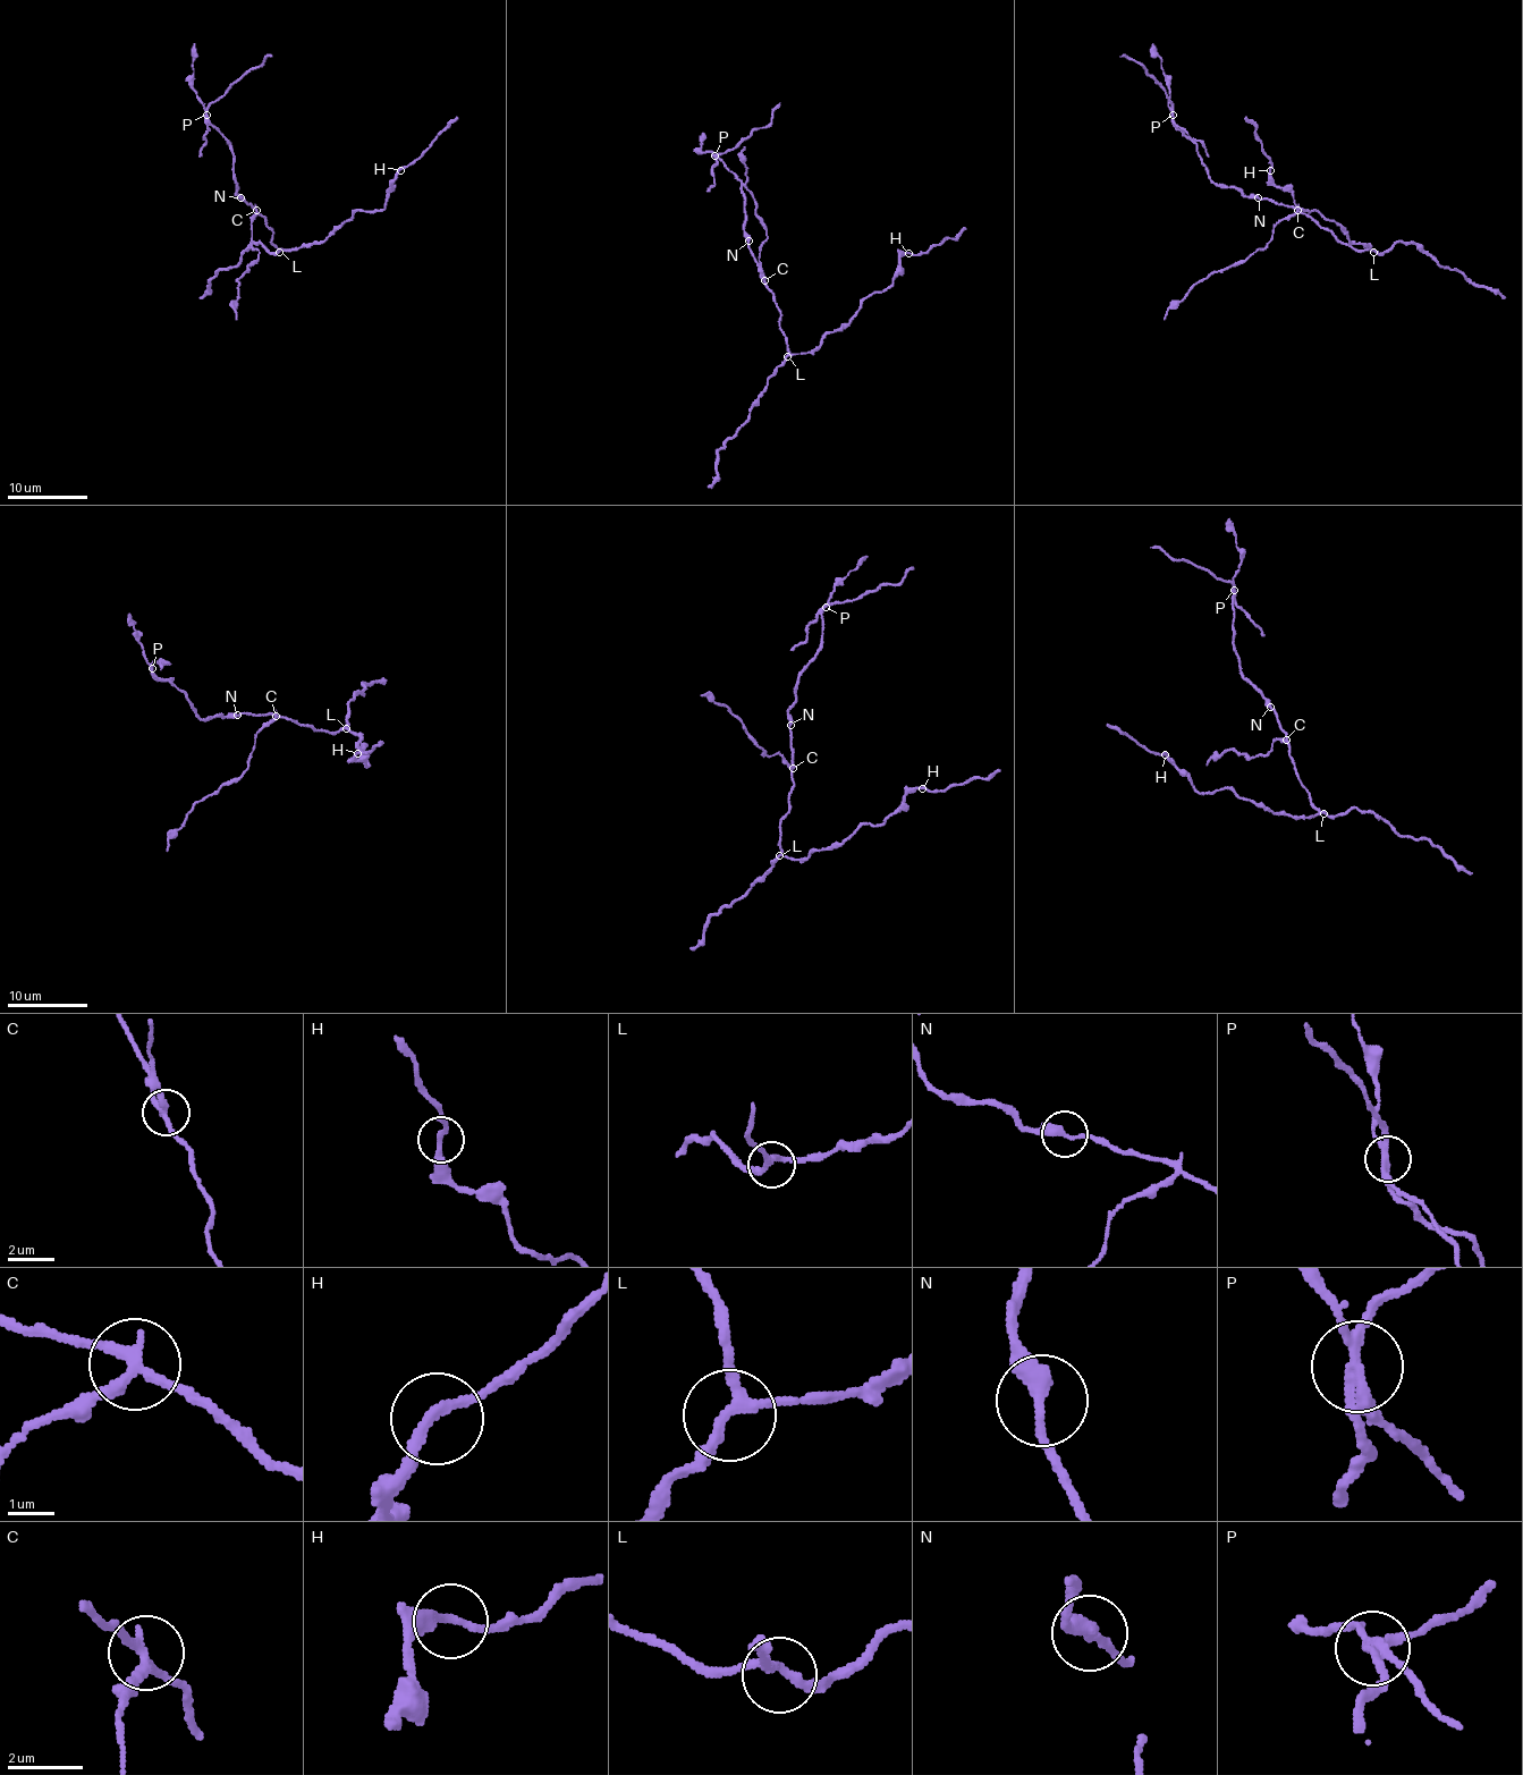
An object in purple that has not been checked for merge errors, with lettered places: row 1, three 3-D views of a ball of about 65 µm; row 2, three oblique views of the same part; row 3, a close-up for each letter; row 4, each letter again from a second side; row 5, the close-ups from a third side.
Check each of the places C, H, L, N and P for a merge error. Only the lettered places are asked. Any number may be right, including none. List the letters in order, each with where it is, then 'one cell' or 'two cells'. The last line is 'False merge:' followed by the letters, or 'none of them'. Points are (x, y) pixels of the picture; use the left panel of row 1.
C: at (256, 210); two cells
H: at (400, 170); one cell
L: at (279, 252); one cell
N: at (240, 197); one cell
P: at (206, 115); two cells
False merge: C, P

